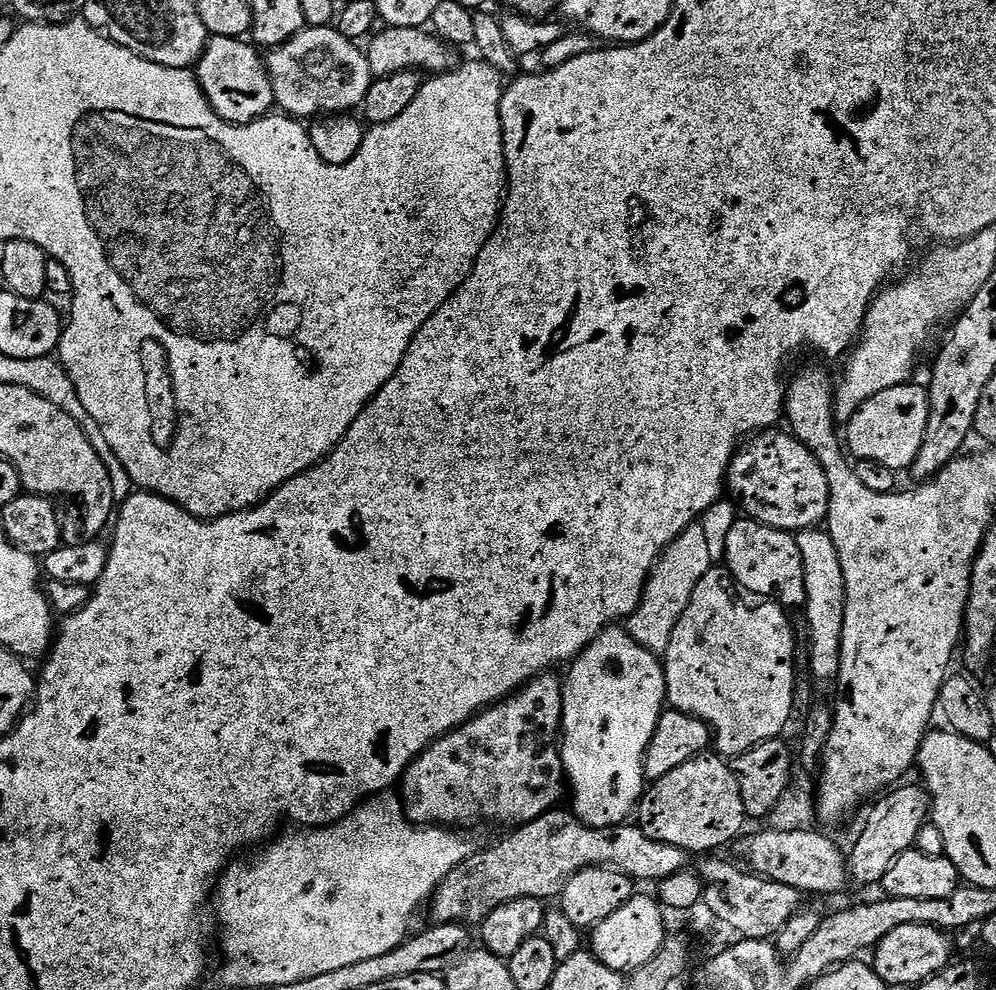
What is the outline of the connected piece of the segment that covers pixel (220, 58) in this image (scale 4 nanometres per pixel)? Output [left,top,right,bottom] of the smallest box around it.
[195,36,276,124]

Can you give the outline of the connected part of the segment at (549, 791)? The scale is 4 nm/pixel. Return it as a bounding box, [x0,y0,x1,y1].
[398,674,566,830]

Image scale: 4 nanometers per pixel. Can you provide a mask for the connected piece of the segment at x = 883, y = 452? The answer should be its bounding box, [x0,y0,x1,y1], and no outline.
[846,382,930,474]

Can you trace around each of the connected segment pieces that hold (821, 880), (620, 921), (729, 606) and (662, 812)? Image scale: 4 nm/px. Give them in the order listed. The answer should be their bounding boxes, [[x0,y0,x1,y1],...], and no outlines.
[[744,828,850,894],[591,894,666,974],[662,567,796,758],[638,754,746,854]]

